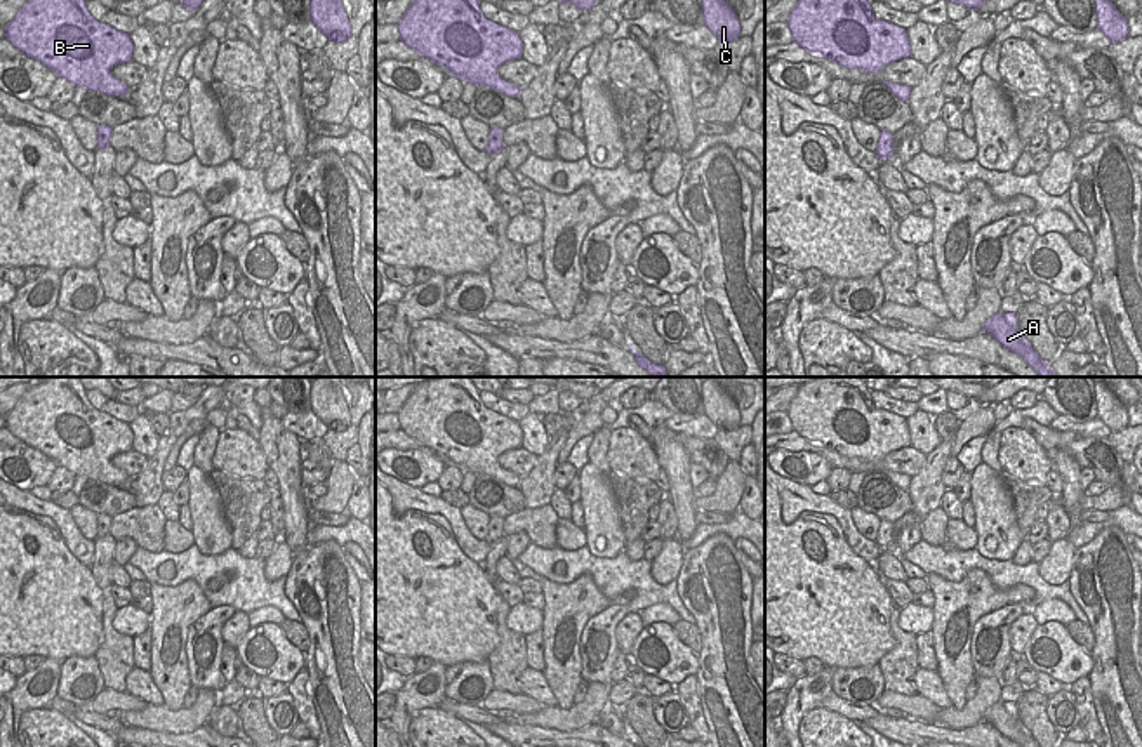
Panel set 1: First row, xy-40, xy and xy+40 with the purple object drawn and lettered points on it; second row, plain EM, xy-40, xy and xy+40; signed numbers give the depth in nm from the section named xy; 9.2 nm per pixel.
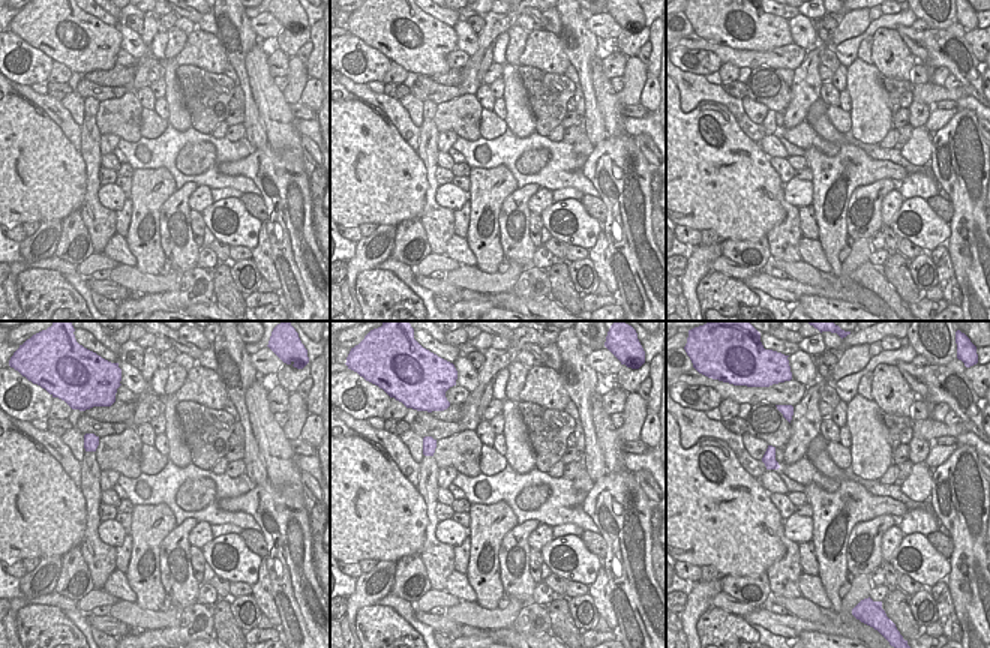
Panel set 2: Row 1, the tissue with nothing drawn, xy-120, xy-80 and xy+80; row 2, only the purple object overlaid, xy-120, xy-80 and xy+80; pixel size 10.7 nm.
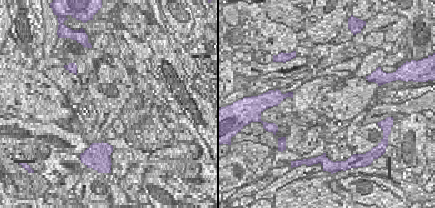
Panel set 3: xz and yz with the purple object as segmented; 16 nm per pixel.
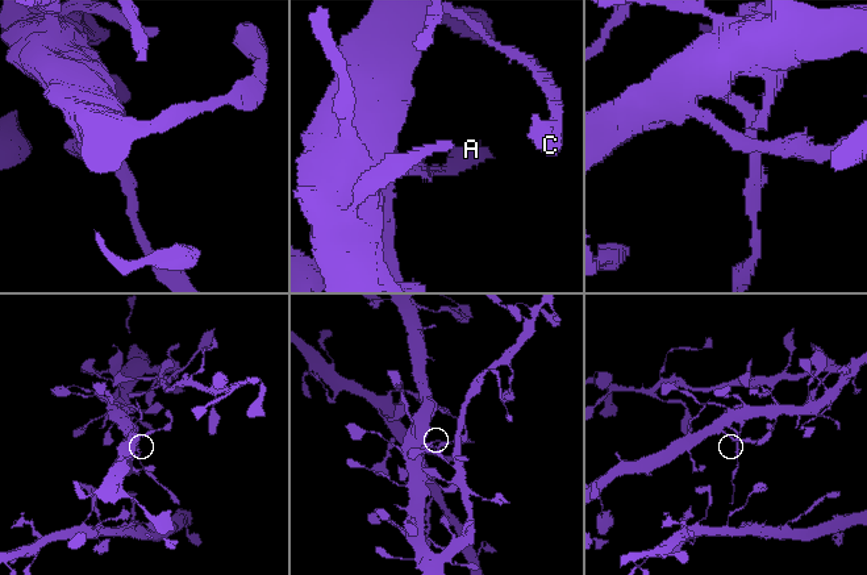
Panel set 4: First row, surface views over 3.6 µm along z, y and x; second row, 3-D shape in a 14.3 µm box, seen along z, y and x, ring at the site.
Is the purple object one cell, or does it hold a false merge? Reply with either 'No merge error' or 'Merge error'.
Merge error.

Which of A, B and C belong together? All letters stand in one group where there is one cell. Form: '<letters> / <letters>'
A / B C

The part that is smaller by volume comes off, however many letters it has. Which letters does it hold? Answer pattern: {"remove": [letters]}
{"remove": ["A"]}

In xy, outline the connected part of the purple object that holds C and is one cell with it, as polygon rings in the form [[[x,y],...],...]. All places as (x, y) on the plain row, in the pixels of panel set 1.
[[[702,380],[704,415],[720,431],[735,431],[740,426],[740,413],[735,400],[725,391],[720,382]]]

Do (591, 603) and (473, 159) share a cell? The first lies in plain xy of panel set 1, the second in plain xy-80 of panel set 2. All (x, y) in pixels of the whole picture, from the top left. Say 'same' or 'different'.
different

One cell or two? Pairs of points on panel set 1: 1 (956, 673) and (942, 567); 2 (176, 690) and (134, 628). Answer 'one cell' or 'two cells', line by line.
1: two cells
2: two cells

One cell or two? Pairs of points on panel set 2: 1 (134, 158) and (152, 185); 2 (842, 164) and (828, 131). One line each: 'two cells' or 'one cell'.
1: two cells
2: one cell

